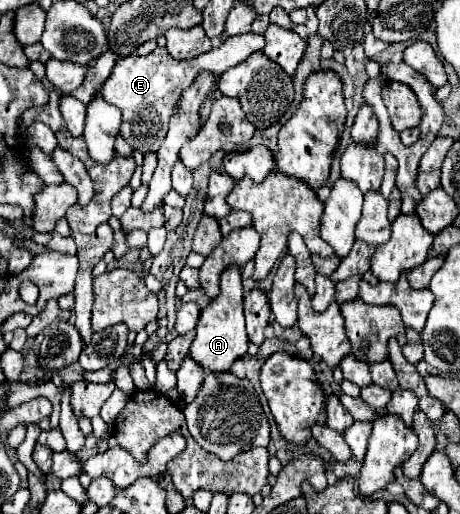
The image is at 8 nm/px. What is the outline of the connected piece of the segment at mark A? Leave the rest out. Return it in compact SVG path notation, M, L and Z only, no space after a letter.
M233 266L221 274L221 292L211 304L201 310L201 318L197 324L197 336L191 344L189 356L203 368L213 374L229 372L231 364L247 354L249 338L245 332L245 316L243 316L243 286L241 272Z

